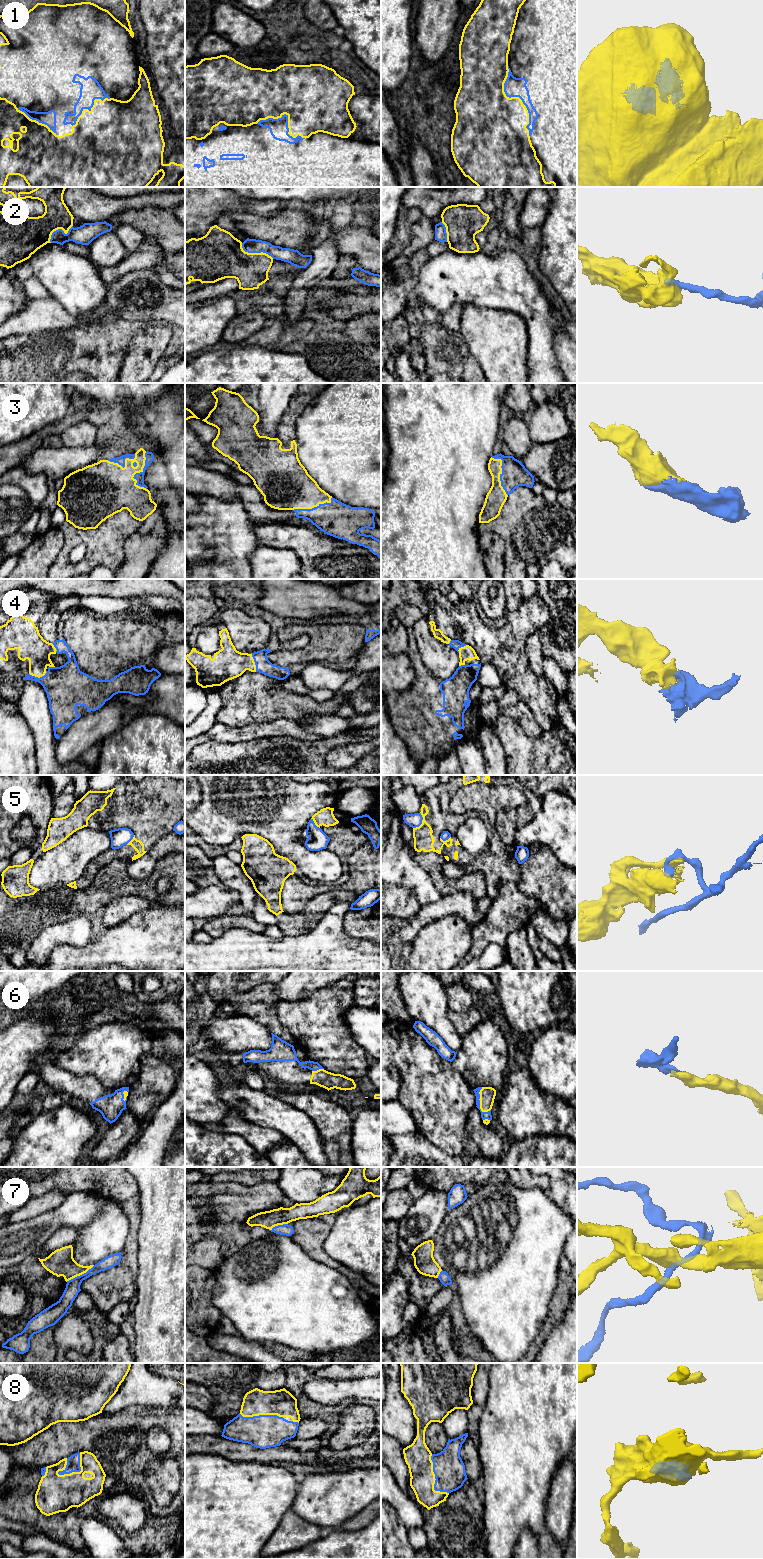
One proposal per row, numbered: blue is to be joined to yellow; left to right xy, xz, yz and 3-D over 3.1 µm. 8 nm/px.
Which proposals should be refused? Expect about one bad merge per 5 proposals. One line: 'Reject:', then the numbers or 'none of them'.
Reject: 2, 5

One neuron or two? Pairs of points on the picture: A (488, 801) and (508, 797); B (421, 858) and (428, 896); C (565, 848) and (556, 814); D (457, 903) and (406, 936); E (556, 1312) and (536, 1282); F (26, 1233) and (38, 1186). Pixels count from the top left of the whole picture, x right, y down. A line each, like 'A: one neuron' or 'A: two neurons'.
A: one neuron
B: two neurons
C: one neuron
D: one neuron
E: two neurons
F: two neurons

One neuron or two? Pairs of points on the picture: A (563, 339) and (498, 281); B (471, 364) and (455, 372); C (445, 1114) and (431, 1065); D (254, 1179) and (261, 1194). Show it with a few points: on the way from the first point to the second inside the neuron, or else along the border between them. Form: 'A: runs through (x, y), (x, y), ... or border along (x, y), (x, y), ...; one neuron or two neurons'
A: border along (548, 308), (555, 320), (553, 337), (554, 355); two neurons
B: border along (469, 354), (463, 359), (462, 372); two neurons
C: runs through (440, 1102), (435, 1094), (435, 1077); one neuron
D: border along (233, 1181), (248, 1186), (265, 1181), (276, 1182); two neurons

